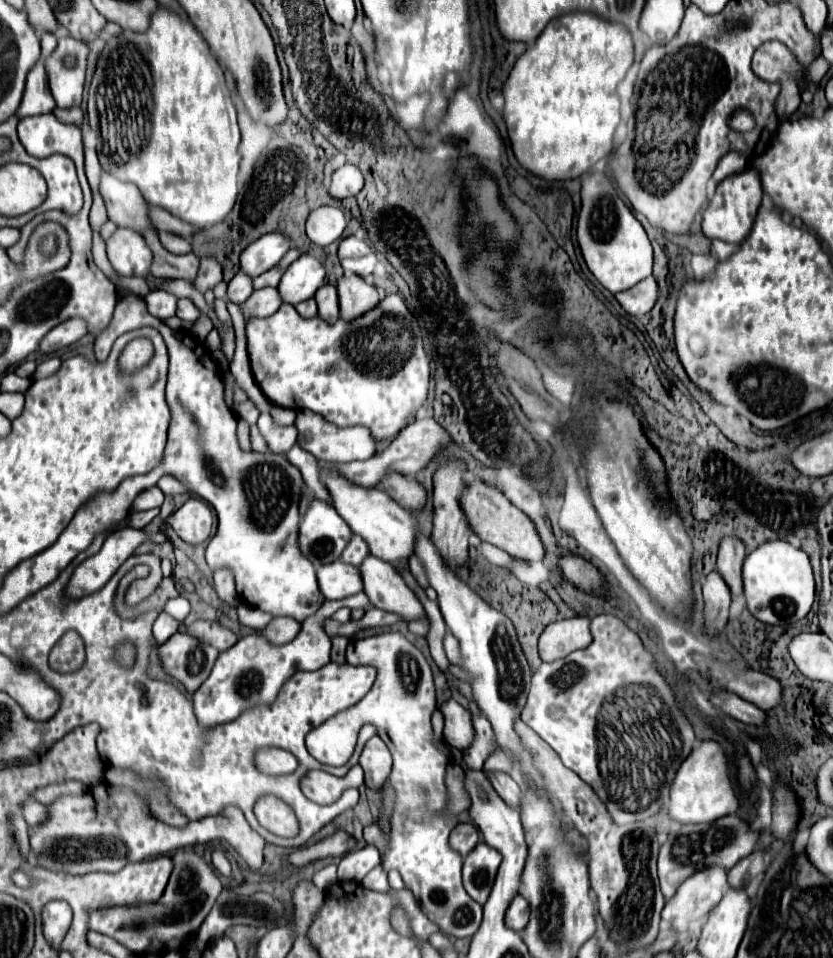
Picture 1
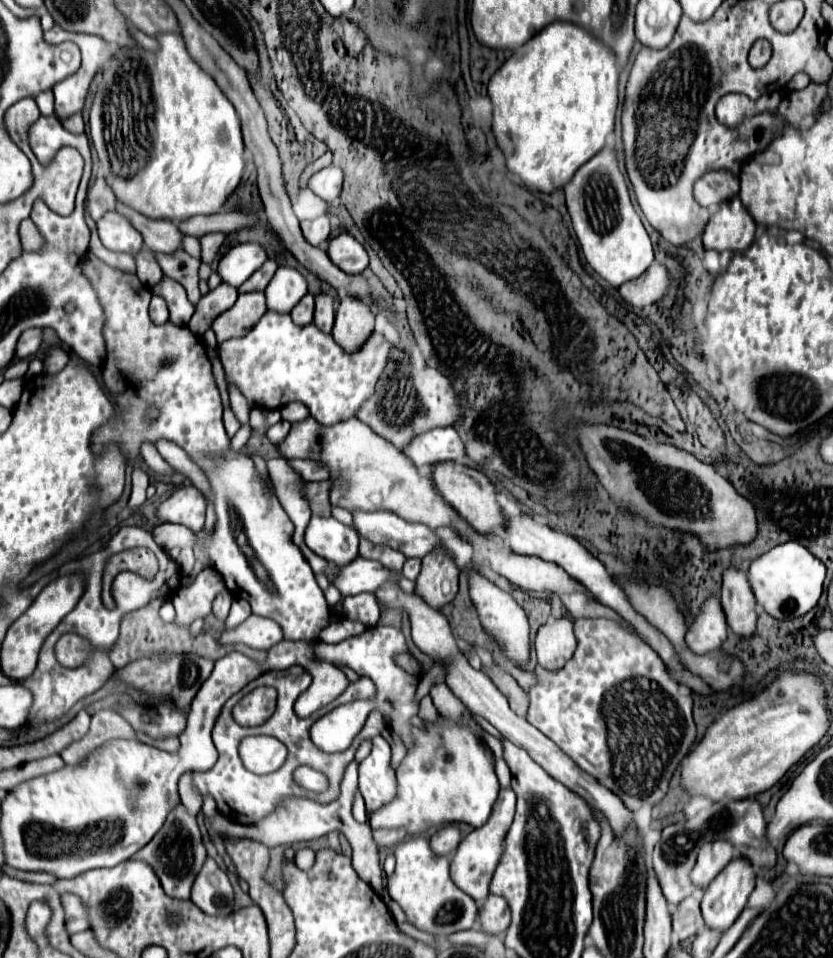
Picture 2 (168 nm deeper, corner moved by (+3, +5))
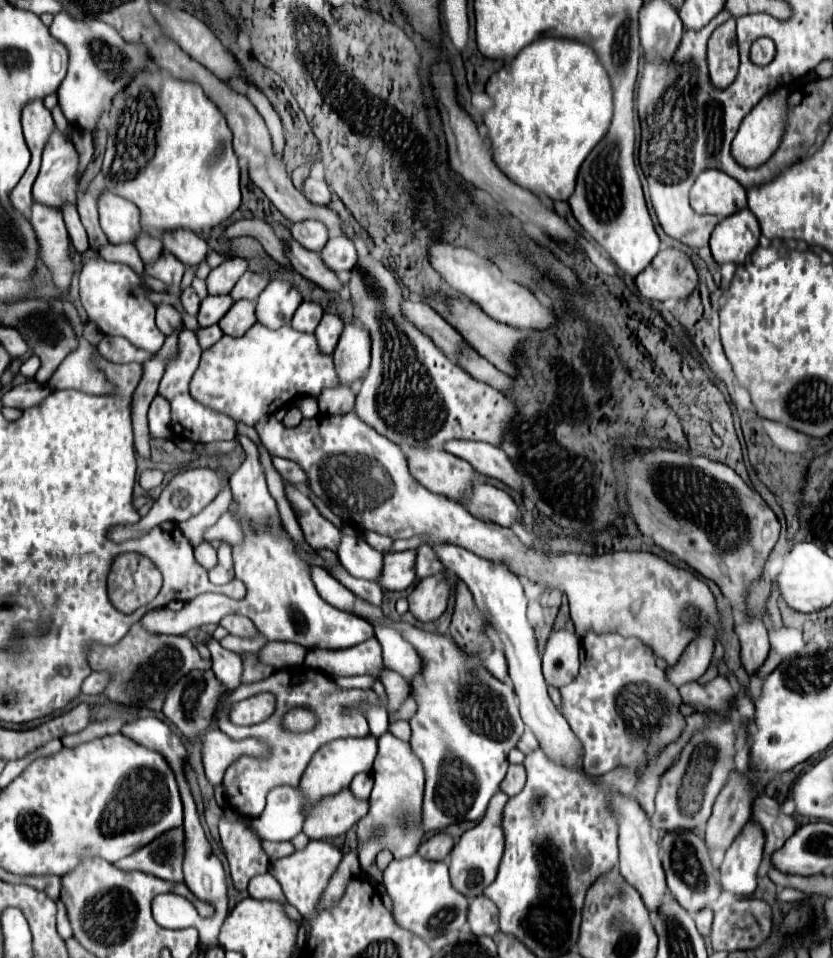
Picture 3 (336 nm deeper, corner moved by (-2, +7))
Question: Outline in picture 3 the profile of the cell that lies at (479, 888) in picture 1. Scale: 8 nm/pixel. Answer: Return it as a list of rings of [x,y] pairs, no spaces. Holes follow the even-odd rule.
[[[498,791],[488,804],[488,812],[482,818],[480,824],[476,824],[474,828],[466,830],[460,840],[454,844],[452,852],[450,852],[450,880],[452,886],[462,892],[466,898],[474,898],[480,896],[482,890],[496,878],[498,872],[498,864],[504,852],[504,836],[502,836],[502,808],[508,802],[508,796],[502,791]]]

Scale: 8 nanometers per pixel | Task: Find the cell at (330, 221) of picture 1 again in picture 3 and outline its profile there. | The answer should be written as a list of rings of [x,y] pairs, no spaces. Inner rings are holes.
[[[306,220],[306,222],[296,222],[292,228],[290,228],[290,234],[292,238],[302,244],[302,248],[306,250],[314,250],[314,252],[320,252],[320,248],[326,244],[328,240],[328,230],[322,222],[316,222],[316,220]]]

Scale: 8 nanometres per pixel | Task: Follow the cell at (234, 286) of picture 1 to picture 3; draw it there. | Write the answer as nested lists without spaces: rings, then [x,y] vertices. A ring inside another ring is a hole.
[[[206,296],[200,304],[198,312],[198,322],[202,328],[218,324],[218,320],[230,310],[234,300],[230,296]]]

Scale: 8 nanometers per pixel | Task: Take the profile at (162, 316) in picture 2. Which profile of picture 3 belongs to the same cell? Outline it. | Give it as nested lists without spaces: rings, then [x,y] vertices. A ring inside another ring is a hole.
[[[160,304],[156,308],[156,326],[158,326],[158,330],[162,334],[170,336],[170,334],[174,334],[182,326],[182,314],[176,308],[172,308],[172,306]]]

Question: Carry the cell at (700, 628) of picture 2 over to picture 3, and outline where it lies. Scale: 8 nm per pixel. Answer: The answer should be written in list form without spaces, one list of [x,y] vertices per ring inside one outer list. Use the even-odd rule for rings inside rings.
[[[698,636],[696,640],[692,640],[690,646],[684,650],[682,660],[666,670],[666,678],[670,680],[670,684],[680,688],[682,684],[698,680],[712,660],[714,646],[714,640],[710,640],[708,636]]]

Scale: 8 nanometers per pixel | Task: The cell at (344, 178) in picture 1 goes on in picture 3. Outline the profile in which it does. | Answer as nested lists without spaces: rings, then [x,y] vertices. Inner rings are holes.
[[[308,178],[302,186],[302,194],[306,196],[306,200],[318,204],[318,206],[326,206],[330,202],[330,186],[326,184],[326,180],[316,180],[316,178]]]

